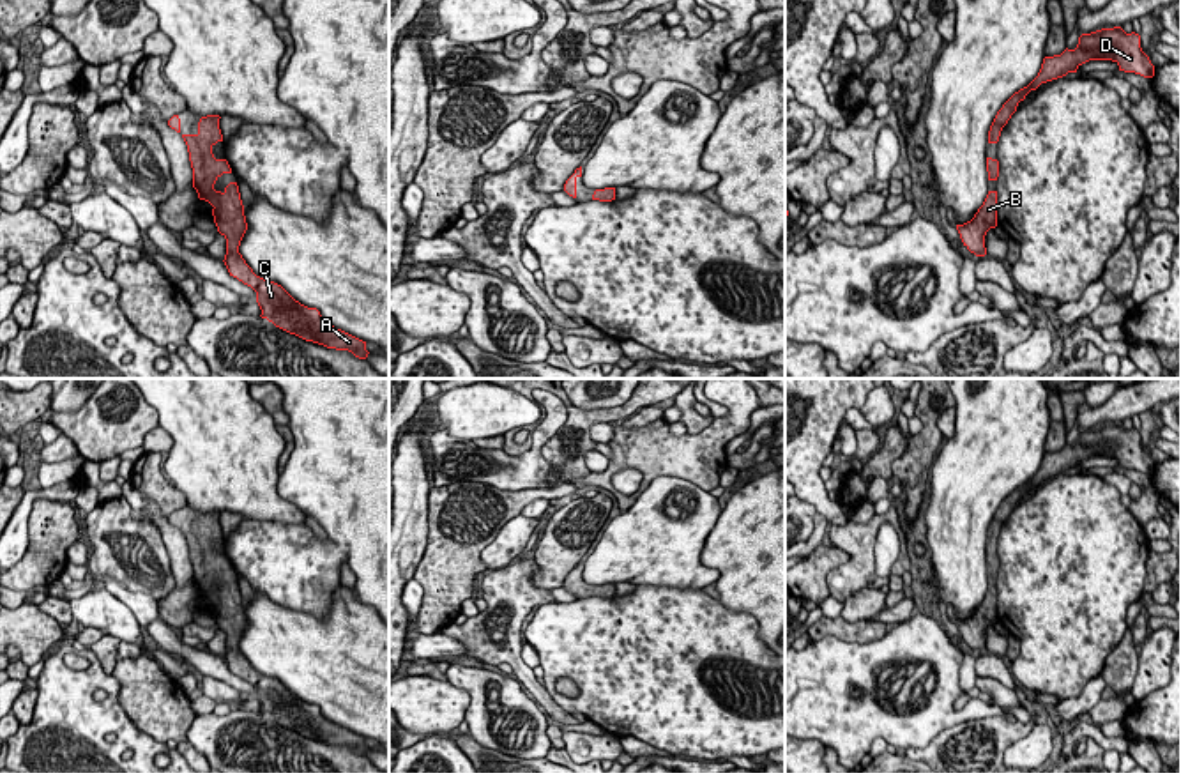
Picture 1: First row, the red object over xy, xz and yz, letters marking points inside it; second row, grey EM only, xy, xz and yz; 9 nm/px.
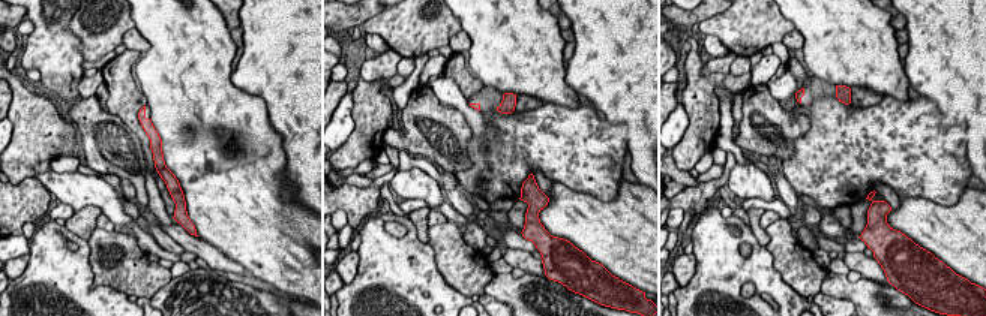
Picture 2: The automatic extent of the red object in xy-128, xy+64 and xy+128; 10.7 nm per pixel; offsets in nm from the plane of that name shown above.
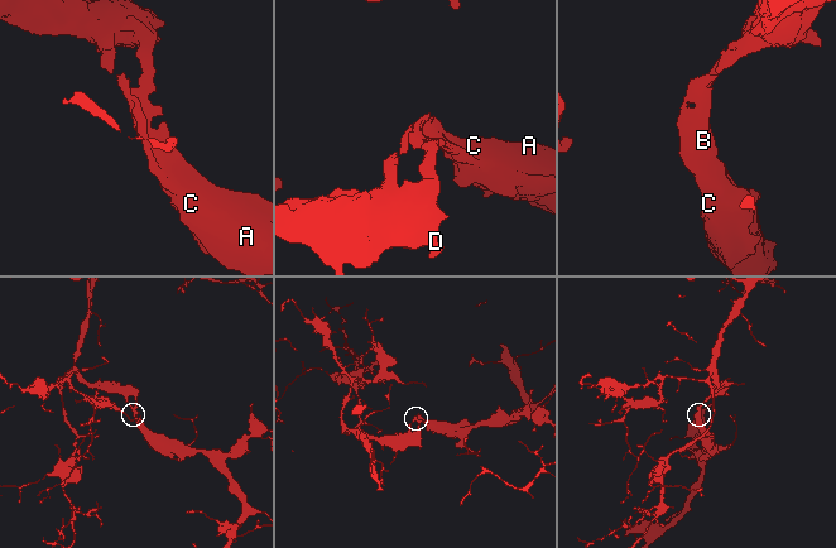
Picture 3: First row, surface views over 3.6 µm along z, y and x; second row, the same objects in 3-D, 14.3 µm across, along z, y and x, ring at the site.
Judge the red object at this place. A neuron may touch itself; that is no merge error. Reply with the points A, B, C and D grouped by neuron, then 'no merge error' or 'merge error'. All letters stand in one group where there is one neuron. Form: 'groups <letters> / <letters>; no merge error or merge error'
groups A B C D; no merge error

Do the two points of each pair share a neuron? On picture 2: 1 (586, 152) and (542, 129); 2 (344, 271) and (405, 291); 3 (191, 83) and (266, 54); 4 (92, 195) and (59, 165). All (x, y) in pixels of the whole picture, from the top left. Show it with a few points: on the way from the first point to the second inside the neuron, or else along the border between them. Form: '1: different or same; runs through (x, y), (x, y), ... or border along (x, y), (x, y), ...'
1: same; runs through (575, 147), (553, 140)
2: different; border along (357, 252), (357, 273), (344, 285)
3: different; border along (230, 74), (230, 80), (236, 86), (258, 96)
4: different; border along (53, 169), (77, 171)

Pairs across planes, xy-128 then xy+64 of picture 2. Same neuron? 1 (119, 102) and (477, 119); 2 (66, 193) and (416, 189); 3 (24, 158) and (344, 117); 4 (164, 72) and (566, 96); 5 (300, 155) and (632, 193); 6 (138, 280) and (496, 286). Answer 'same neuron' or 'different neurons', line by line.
1: different neurons
2: same neuron
3: different neurons
4: same neuron
5: different neurons
6: different neurons

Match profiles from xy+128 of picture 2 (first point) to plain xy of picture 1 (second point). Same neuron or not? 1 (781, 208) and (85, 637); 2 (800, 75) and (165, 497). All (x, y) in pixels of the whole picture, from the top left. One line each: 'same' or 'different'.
1: same
2: same

